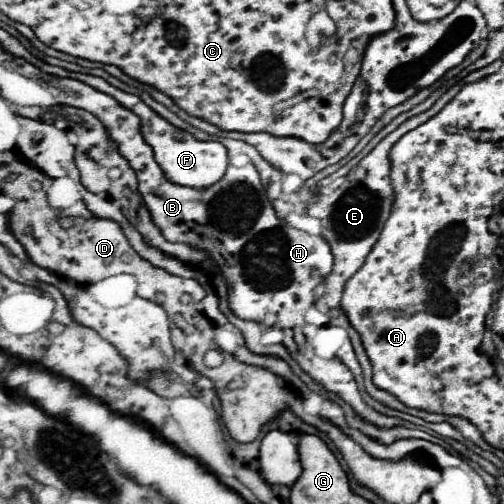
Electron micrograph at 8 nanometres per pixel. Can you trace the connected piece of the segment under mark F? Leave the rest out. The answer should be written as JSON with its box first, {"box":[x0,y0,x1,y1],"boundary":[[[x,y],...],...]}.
{"box":[36,61,228,189],"boundary":[[[38,61],[36,65],[42,71],[58,73],[58,77],[78,77],[78,81],[86,81],[88,85],[94,85],[94,89],[102,89],[102,93],[110,93],[112,97],[118,97],[118,103],[122,103],[122,105],[126,105],[126,109],[138,113],[138,117],[142,117],[142,133],[146,133],[146,141],[150,141],[150,145],[154,145],[154,155],[158,157],[158,163],[162,165],[162,169],[166,169],[166,177],[170,177],[170,181],[174,181],[178,185],[202,189],[202,187],[214,185],[226,173],[228,153],[226,153],[226,147],[220,141],[198,141],[188,131],[182,131],[182,129],[174,127],[164,117],[160,117],[156,111],[152,111],[138,95],[120,91],[120,89],[116,89],[114,85],[106,83],[100,77],[84,75],[84,73],[72,73],[72,71],[66,71],[62,67],[52,67],[48,63],[42,63],[42,61]]]}

